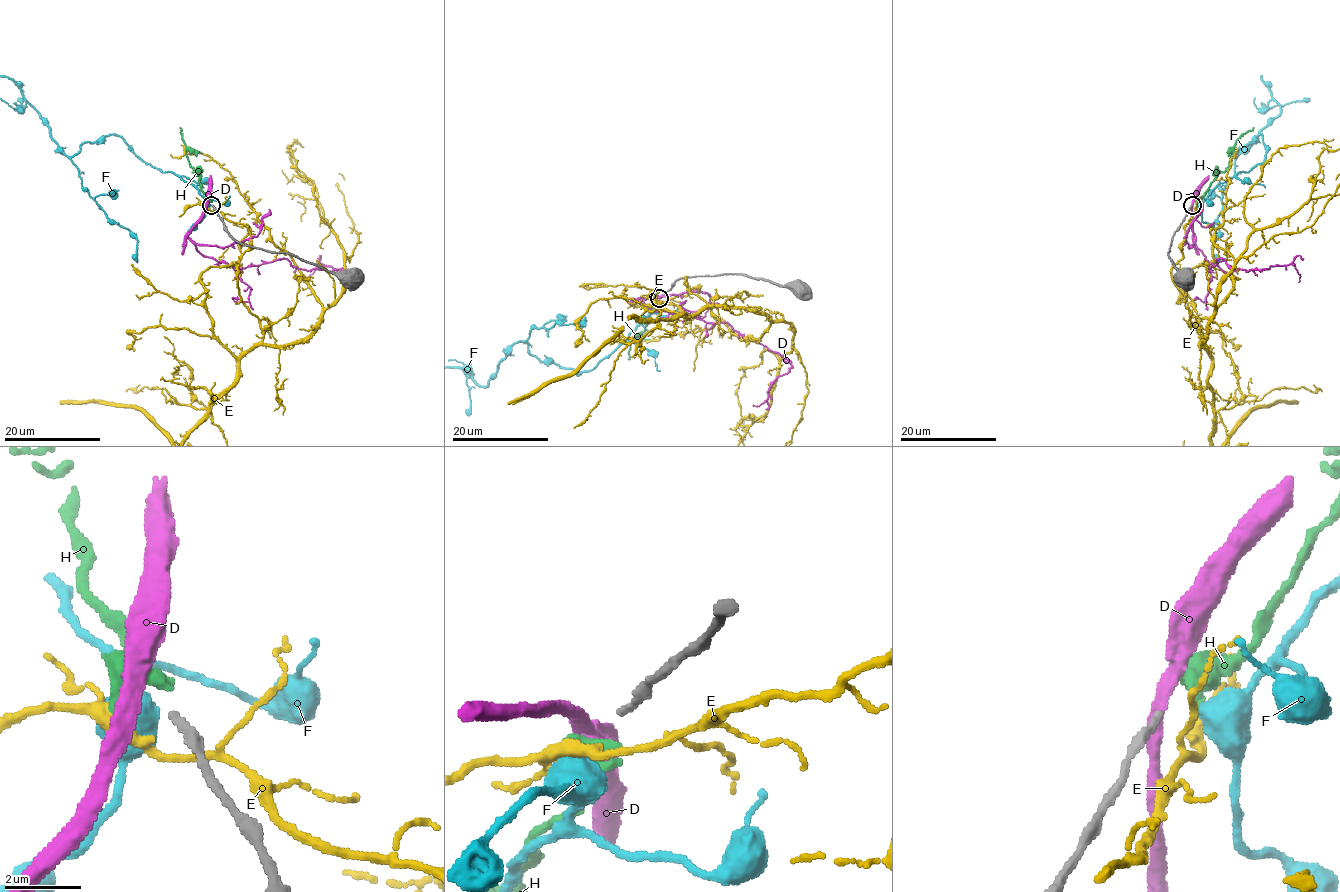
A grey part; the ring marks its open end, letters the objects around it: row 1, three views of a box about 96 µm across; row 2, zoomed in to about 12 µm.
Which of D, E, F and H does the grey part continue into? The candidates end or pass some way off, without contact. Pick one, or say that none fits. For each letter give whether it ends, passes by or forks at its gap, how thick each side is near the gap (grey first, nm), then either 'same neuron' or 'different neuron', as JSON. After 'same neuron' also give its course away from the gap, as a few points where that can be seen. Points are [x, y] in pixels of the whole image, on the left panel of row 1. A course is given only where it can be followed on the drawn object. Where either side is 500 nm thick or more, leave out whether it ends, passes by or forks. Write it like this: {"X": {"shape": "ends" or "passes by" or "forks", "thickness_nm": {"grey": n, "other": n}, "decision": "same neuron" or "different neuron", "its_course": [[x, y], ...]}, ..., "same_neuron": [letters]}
{"D": {"shape": "passes by", "thickness_nm": {"grey": 190, "other": 400}, "decision": "different neuron"}, "E": {"shape": "passes by", "thickness_nm": {"grey": 190, "other": 240}, "decision": "different neuron"}, "F": {"thickness_nm": {"grey": 190, "other": 650}, "decision": "different neuron"}, "H": {"thickness_nm": {"grey": 190, "other": 500}, "decision": "different neuron"}, "same_neuron": []}

